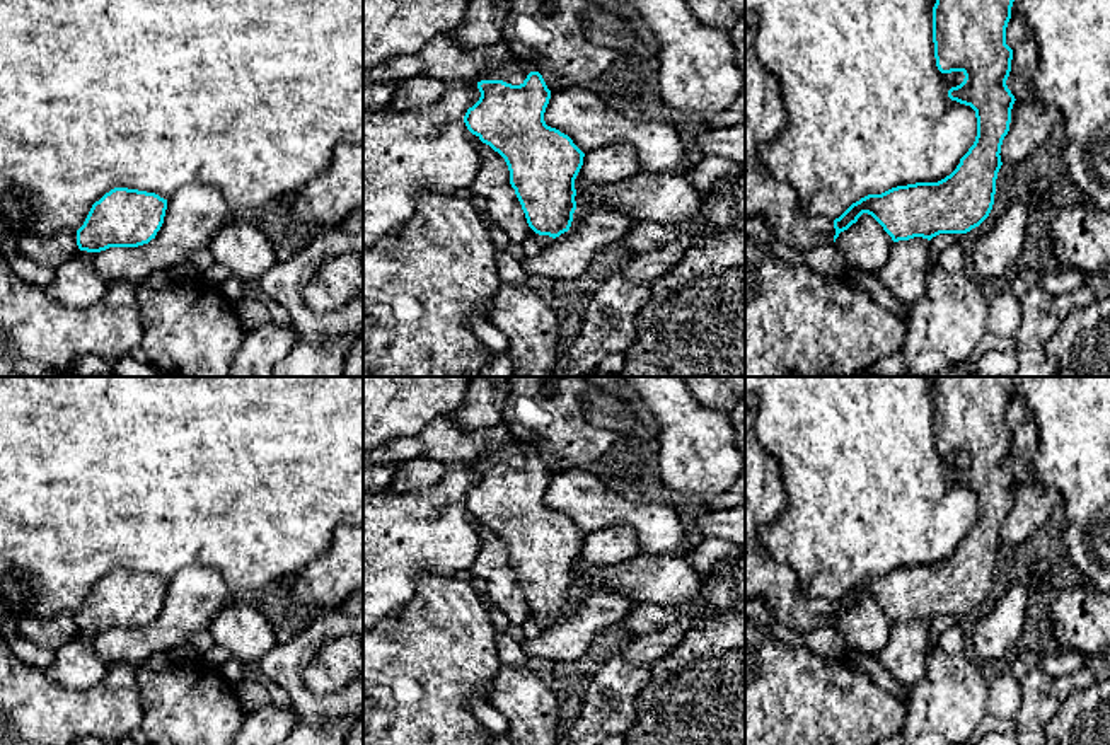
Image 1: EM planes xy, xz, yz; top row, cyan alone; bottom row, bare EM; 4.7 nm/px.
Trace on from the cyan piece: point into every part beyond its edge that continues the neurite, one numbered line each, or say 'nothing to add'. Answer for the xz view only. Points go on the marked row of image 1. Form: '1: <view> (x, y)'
1: xz (442, 57)

